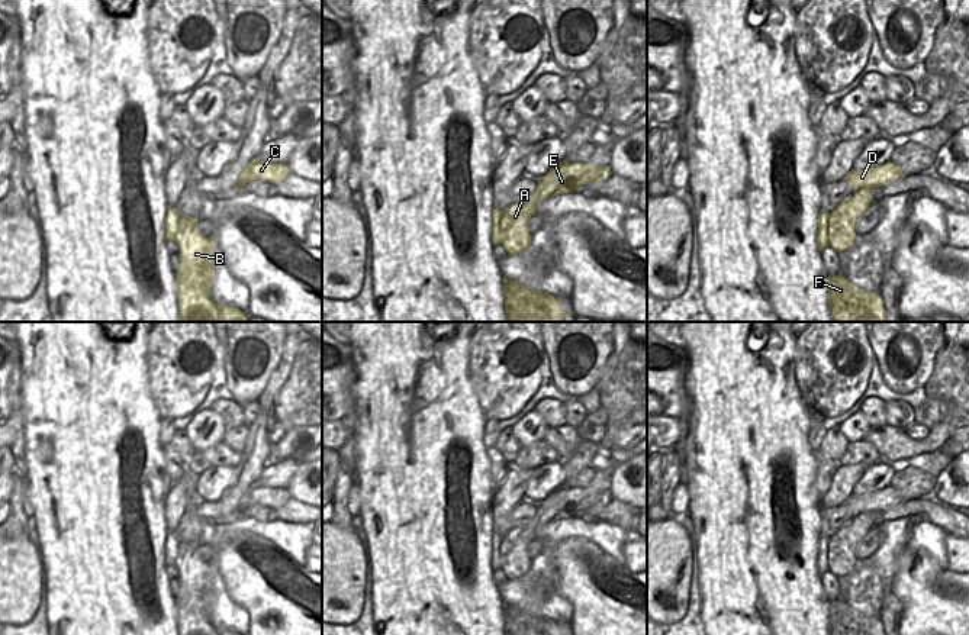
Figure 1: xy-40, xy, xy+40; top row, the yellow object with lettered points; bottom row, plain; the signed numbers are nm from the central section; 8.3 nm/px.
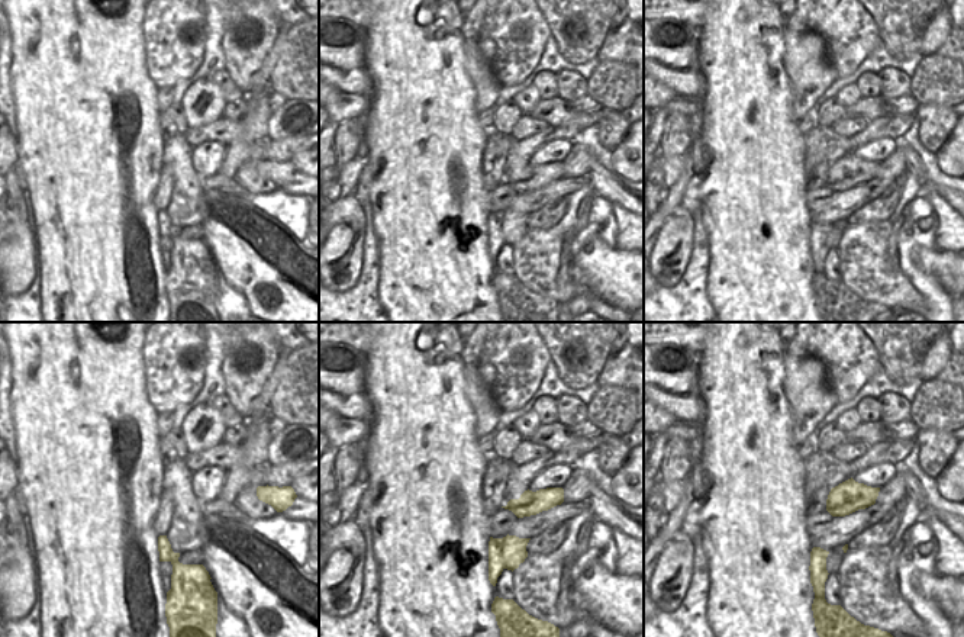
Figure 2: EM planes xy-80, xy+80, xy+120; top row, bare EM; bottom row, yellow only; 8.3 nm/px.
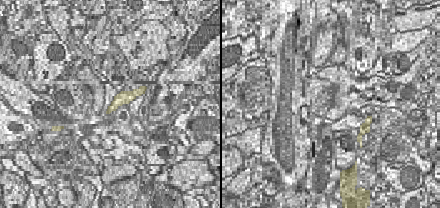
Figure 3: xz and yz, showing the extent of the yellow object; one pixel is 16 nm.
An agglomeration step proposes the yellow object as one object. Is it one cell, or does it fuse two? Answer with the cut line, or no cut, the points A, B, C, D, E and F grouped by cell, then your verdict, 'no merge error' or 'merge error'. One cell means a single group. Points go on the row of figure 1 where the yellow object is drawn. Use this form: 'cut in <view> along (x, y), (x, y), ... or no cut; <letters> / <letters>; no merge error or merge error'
cut in xy+40 along (868, 187), (859, 189), (855, 193); A B F / C D E; merge error

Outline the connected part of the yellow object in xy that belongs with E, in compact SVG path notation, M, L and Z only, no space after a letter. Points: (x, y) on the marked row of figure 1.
M560 162L538 178L537 196L544 200L564 193L580 191L585 184L606 180L611 174L609 167L593 167L583 162Z

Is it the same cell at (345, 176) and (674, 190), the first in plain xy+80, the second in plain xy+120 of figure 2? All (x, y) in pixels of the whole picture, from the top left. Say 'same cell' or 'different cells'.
different cells

